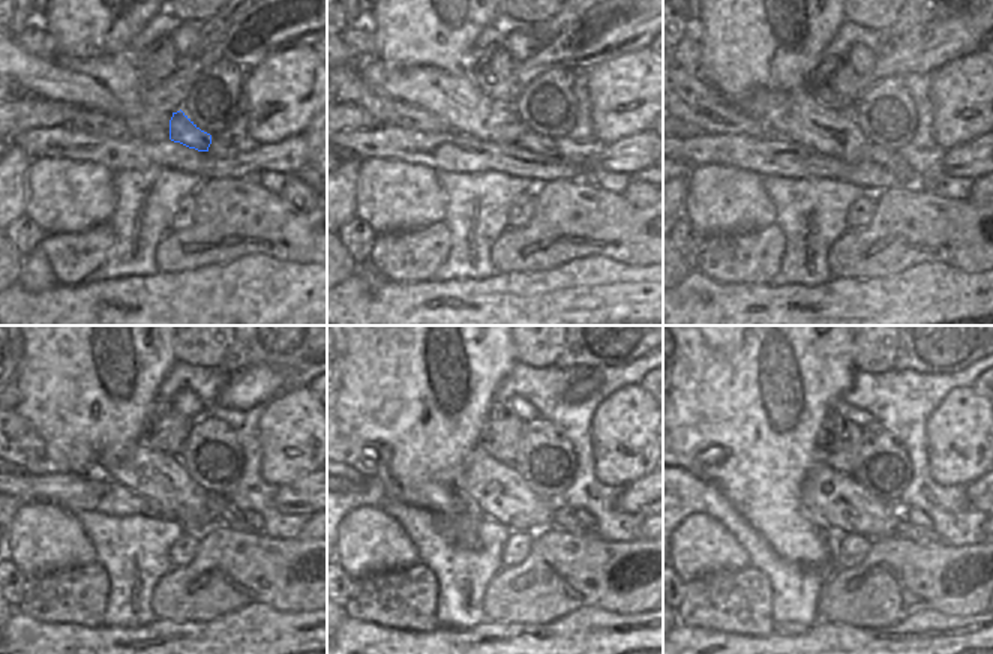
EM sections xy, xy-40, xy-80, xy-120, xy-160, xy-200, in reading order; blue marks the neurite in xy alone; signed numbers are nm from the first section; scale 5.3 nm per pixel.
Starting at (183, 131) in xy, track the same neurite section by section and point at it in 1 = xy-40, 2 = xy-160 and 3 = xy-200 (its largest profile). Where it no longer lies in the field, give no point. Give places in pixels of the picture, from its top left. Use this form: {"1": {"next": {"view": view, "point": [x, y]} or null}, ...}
{"1": {"next": {"view": "xy-40", "point": [528, 140]}}, "2": {"next": {"view": "xy-160", "point": [563, 518]}}, "3": {"next": {"view": "xy-200", "point": [905, 530]}}}

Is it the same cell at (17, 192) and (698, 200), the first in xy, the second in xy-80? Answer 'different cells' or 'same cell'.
different cells

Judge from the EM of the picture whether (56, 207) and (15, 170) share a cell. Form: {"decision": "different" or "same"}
{"decision": "different"}

